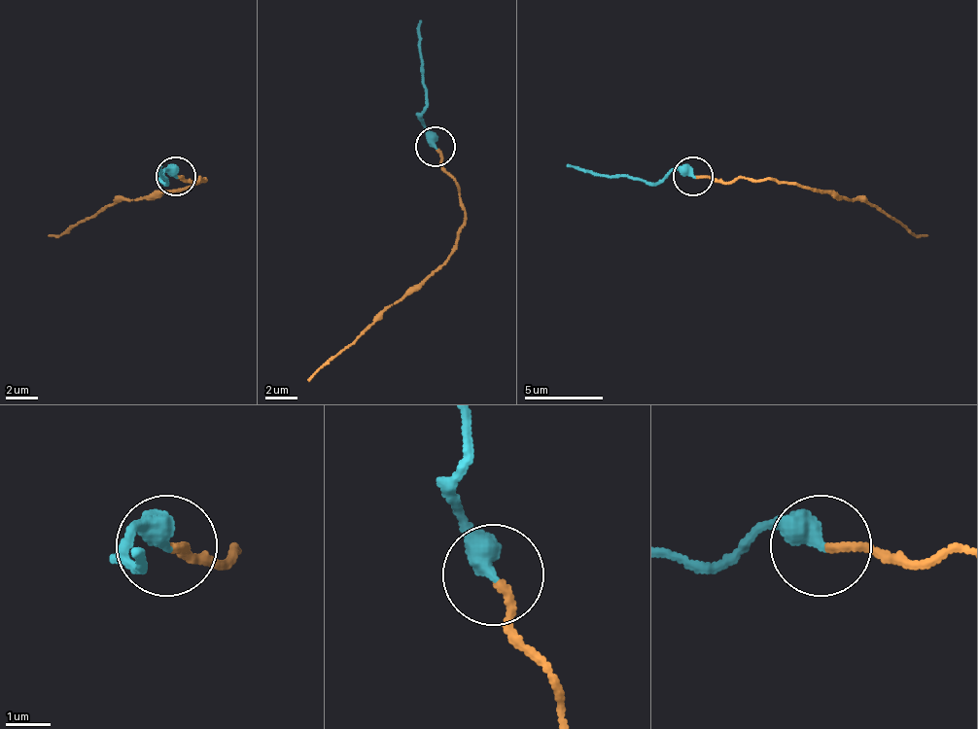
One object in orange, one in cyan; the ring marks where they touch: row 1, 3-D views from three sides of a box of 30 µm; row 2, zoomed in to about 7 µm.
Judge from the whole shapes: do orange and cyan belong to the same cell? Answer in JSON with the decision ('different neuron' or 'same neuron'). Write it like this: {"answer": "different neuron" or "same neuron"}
{"answer": "same neuron"}

